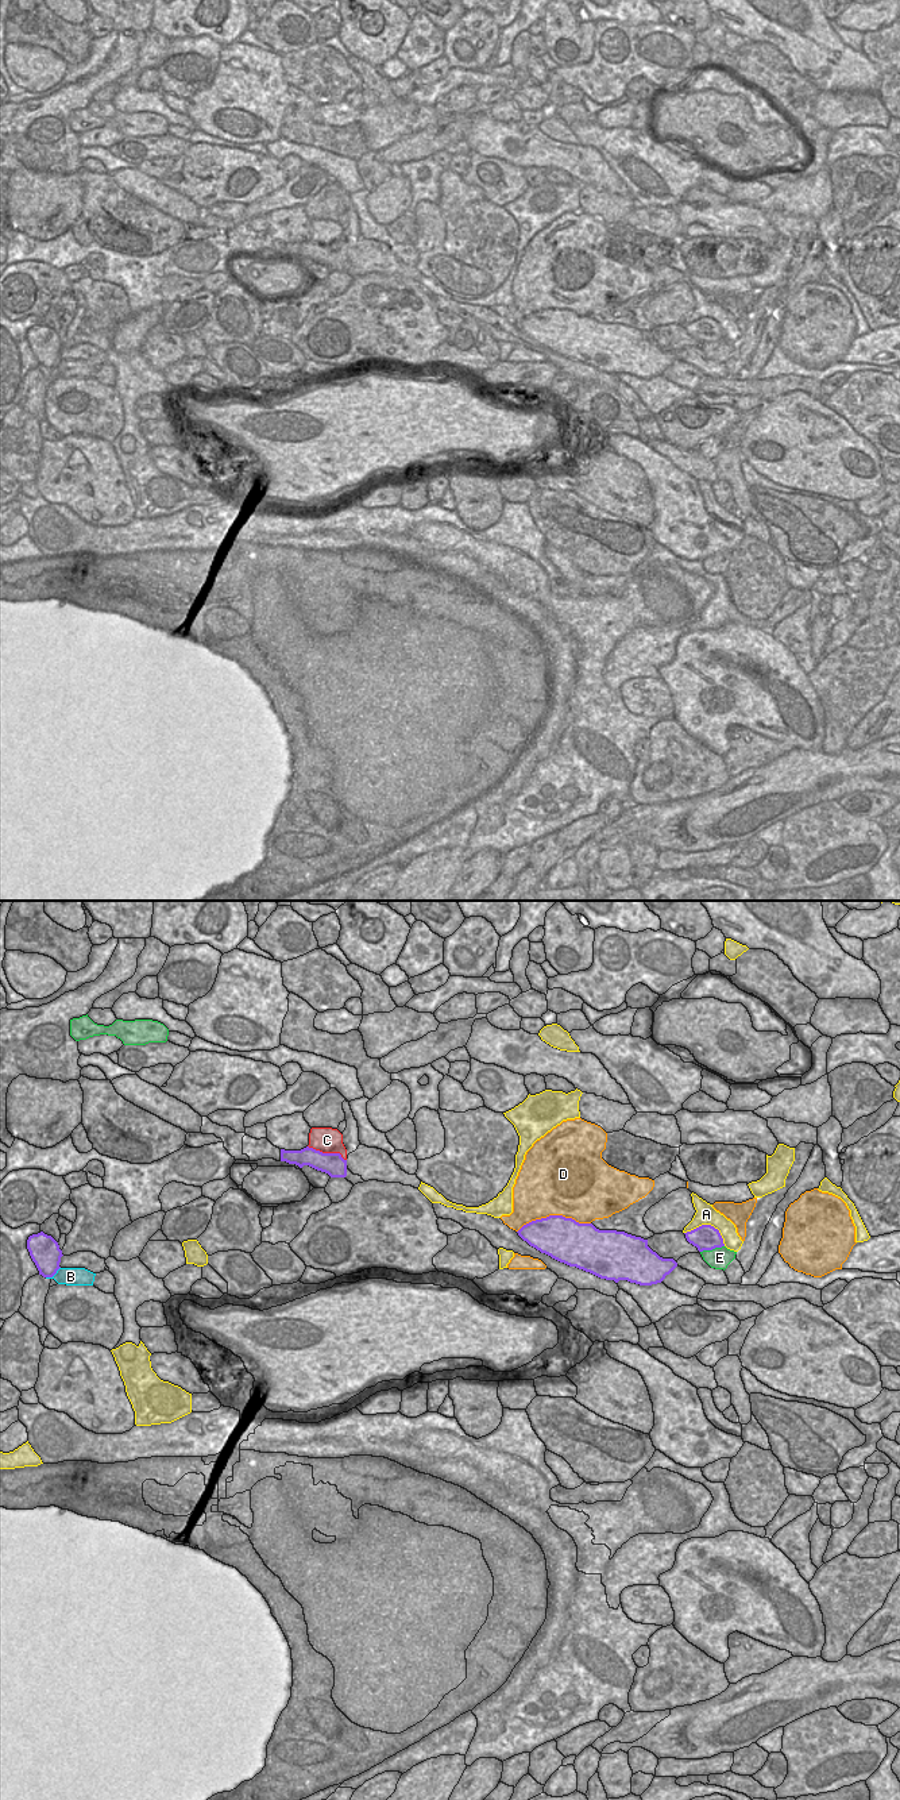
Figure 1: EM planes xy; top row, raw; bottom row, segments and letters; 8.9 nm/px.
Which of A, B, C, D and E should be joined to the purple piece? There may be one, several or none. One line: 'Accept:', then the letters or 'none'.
Accept: none

